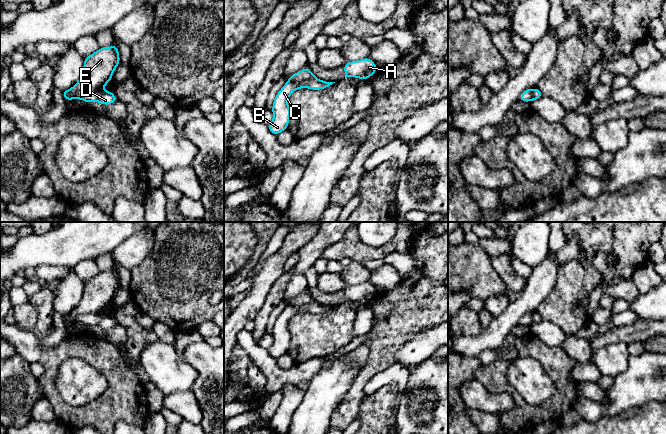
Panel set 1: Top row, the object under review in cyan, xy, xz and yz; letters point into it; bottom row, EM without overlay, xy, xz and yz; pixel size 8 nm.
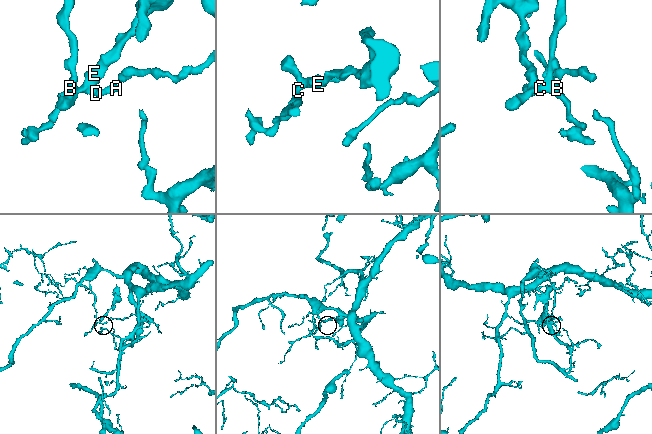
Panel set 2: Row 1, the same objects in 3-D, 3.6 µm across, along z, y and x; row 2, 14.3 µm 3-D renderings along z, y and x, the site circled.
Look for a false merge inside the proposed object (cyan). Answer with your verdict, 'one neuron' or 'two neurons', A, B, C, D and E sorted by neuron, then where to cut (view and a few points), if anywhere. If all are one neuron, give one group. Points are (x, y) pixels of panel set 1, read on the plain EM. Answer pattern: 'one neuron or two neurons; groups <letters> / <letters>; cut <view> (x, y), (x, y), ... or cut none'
two neurons; groups A B C D / E; cut xy (101, 311), (75, 316), (69, 313)

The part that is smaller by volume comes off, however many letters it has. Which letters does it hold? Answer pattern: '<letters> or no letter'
E

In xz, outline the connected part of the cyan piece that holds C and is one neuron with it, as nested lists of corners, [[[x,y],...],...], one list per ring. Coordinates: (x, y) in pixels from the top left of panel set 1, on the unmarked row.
[[[317,302],[302,307],[287,305],[273,324],[273,344],[267,350],[269,355],[277,359],[287,354],[291,339],[291,335],[288,331],[288,322],[295,314],[299,312],[309,312],[313,314],[326,313],[333,307],[335,306],[327,306]]]

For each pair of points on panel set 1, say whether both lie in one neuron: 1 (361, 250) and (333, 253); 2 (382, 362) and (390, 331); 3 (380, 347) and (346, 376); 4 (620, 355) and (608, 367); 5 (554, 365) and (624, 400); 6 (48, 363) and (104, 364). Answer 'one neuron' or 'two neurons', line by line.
1: one neuron
2: one neuron
3: two neurons
4: one neuron
5: two neurons
6: one neuron

